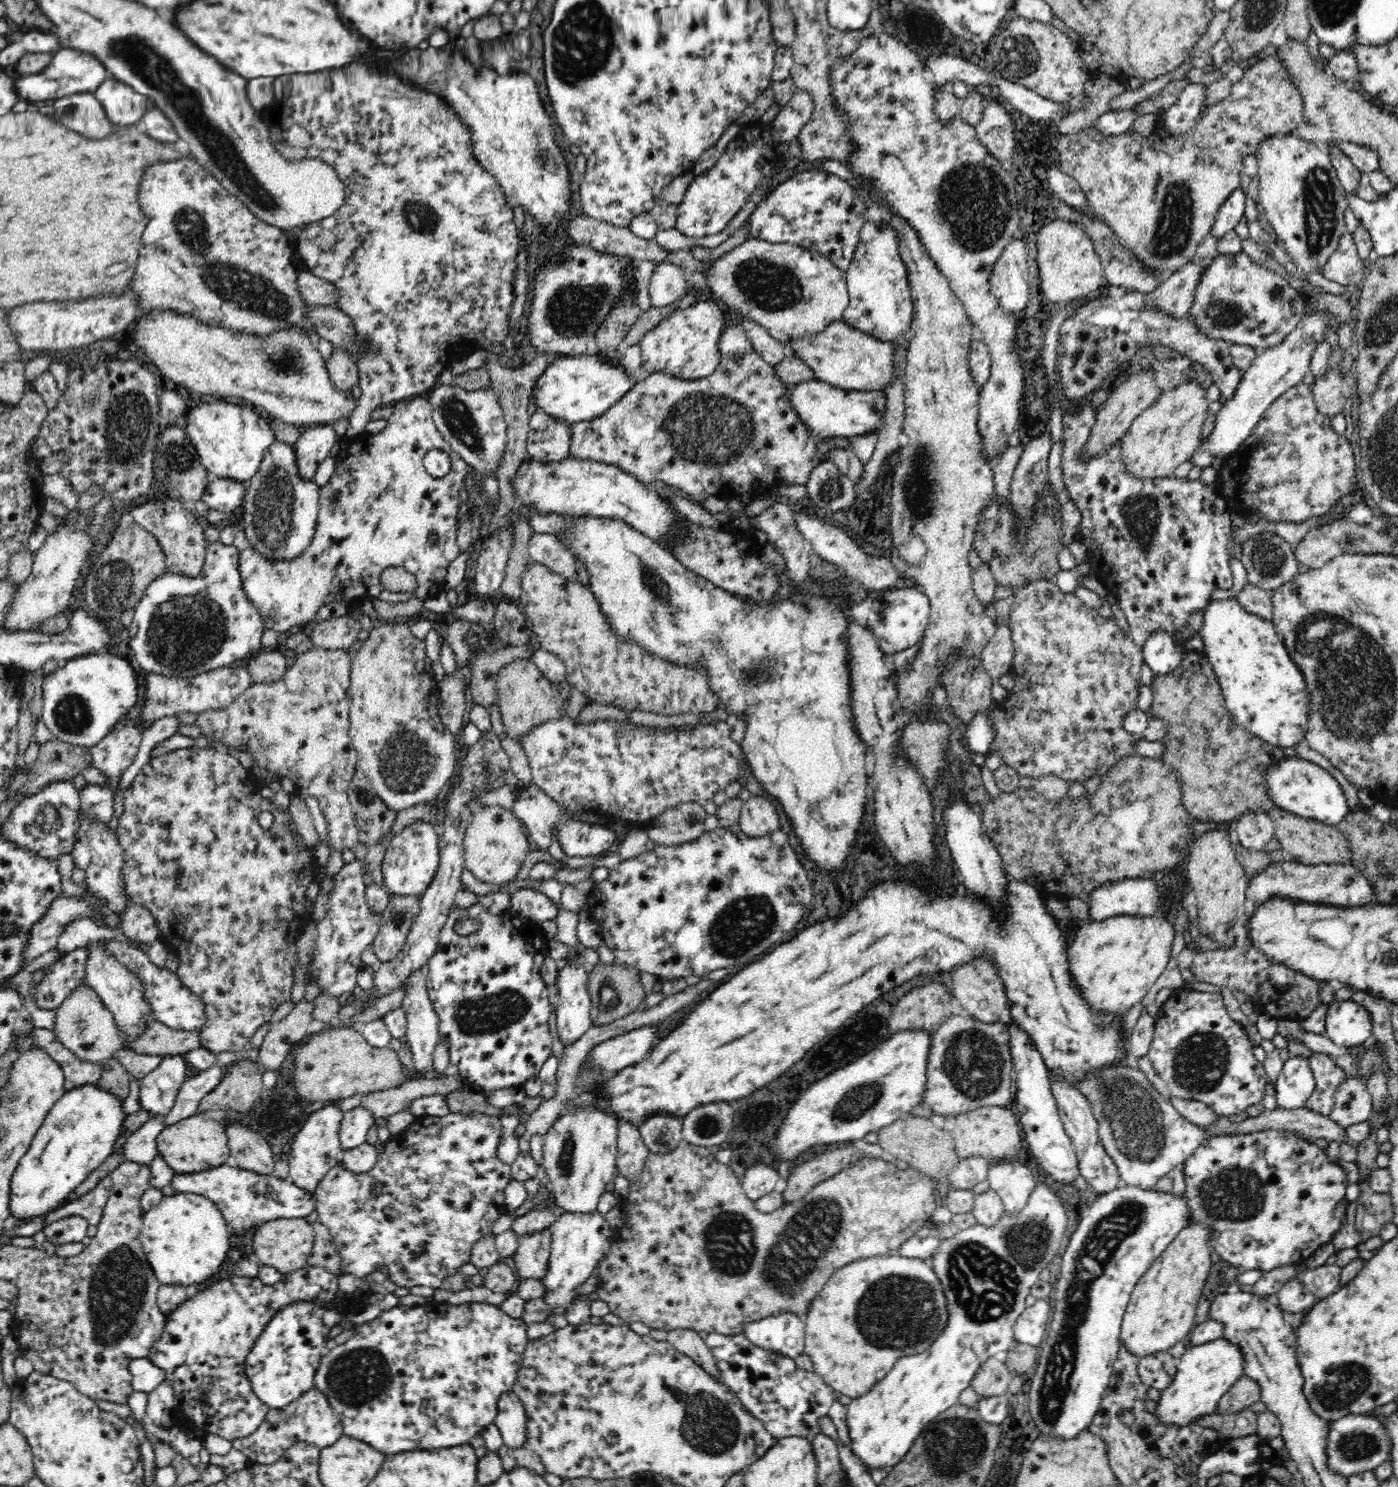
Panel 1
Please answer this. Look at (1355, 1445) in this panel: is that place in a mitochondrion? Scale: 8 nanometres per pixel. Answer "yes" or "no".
yes

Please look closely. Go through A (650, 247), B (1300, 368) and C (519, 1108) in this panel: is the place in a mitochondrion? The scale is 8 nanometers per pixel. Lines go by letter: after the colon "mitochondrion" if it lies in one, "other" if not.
A: other
B: other
C: other

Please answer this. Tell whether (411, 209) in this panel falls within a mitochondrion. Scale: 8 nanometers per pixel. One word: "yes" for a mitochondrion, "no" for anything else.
yes

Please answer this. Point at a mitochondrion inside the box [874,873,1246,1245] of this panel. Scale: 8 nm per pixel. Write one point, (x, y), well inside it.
(1132, 1117)

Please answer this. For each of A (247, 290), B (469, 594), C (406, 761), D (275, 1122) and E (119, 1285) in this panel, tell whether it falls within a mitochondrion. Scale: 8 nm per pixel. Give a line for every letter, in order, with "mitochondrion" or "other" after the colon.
A: mitochondrion
B: other
C: mitochondrion
D: mitochondrion
E: mitochondrion

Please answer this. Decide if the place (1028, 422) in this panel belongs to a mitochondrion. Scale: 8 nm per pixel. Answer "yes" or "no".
no

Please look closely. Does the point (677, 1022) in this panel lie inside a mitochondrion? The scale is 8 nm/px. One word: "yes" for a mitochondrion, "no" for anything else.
no

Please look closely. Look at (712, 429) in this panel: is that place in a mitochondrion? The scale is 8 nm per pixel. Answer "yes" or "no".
yes

